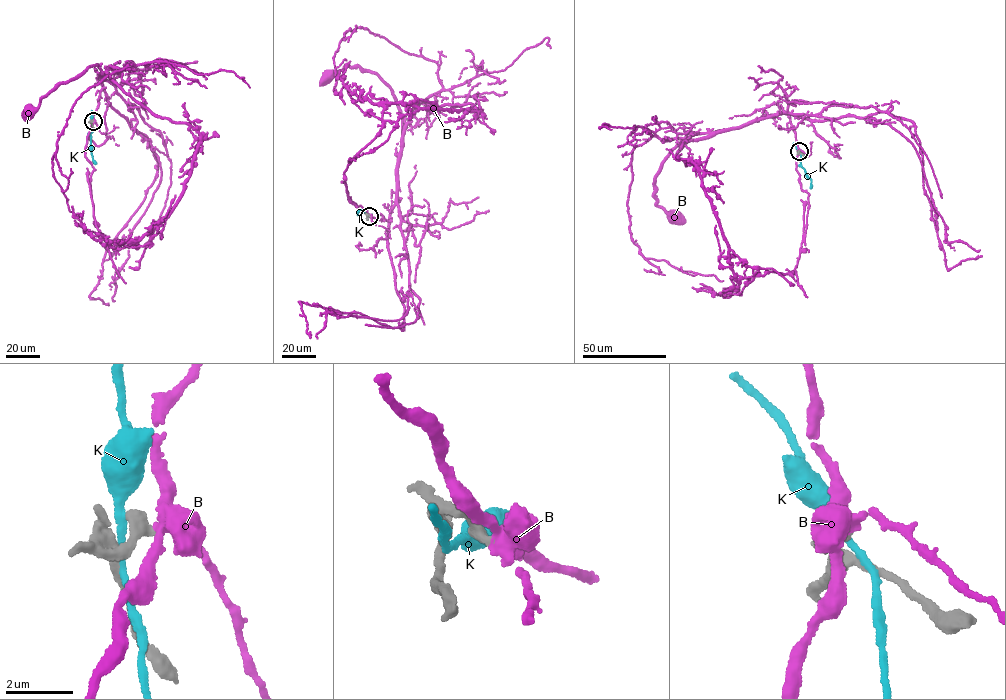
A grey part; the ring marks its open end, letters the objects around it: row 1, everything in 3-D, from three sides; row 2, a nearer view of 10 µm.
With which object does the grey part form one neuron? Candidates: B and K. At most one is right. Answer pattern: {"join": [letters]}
{"join": ["B"]}

